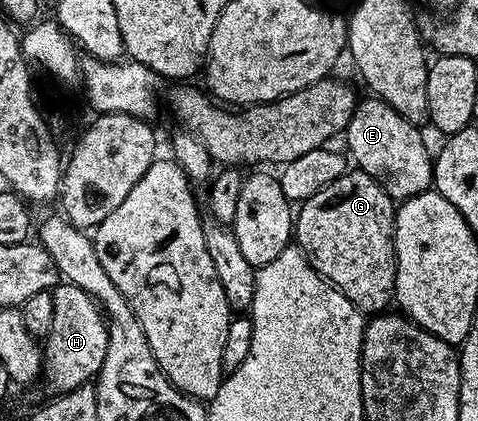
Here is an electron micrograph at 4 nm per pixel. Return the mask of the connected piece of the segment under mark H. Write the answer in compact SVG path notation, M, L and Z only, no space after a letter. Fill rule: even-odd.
M60 284L52 290L54 300L54 328L50 328L43 343L44 368L42 376L48 380L53 395L68 394L91 383L106 360L108 323L96 301L82 288Z

